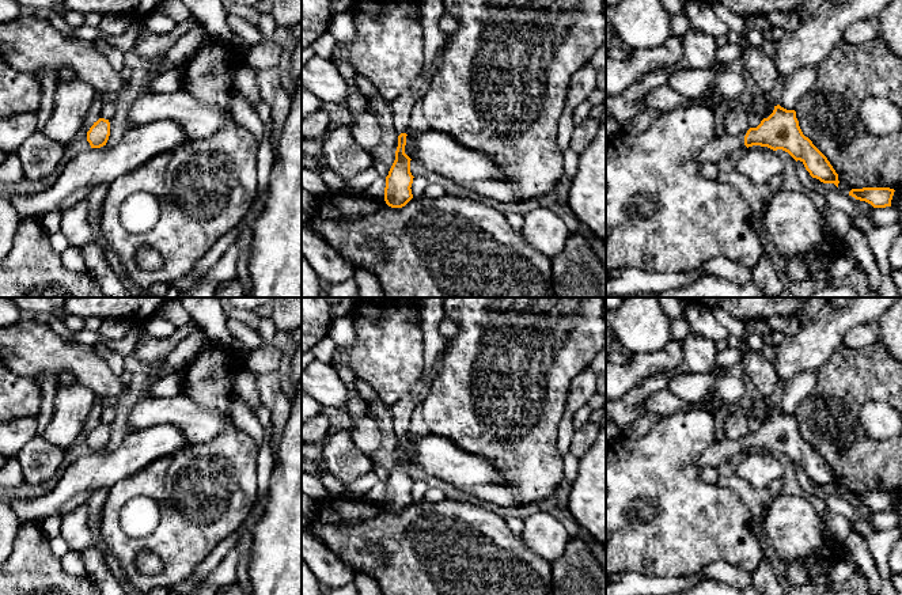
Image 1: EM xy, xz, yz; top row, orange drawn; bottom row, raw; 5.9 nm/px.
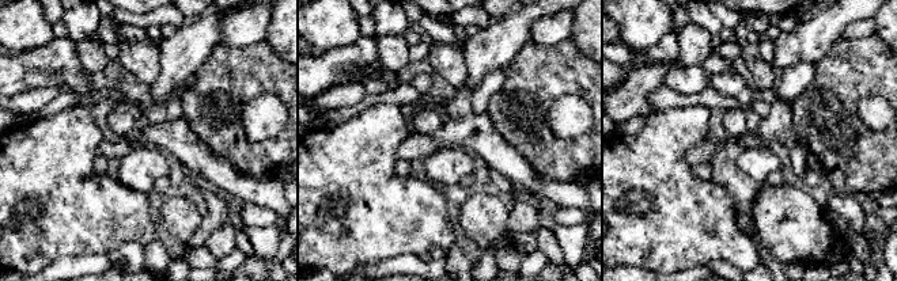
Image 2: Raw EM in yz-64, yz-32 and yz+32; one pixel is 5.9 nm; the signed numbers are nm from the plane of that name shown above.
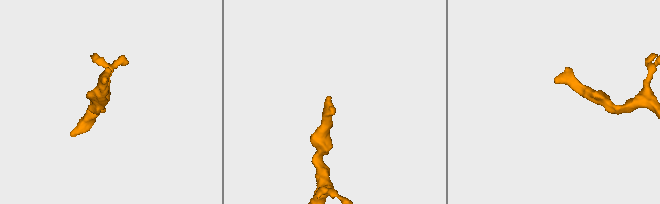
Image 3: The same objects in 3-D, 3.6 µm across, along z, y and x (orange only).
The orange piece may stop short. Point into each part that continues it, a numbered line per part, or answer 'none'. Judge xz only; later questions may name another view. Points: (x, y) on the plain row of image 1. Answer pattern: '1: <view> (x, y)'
1: xz (402, 409)

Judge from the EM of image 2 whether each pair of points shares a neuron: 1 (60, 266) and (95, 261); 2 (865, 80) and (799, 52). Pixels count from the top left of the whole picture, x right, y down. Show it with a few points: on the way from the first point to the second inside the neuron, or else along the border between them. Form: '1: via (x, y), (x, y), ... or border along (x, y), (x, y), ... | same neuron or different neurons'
1: via (68, 266), (87, 265) | same neuron
2: border along (840, 37), (814, 64) | different neurons

